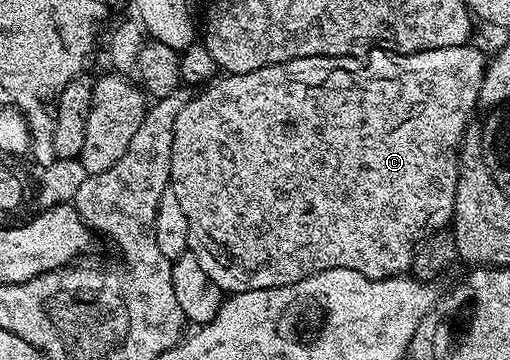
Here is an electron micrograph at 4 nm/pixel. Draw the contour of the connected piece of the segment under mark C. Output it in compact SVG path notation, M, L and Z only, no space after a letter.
M469 42L457 48L426 50L425 52L415 52L414 54L406 54L405 56L397 56L391 52L373 50L368 53L365 60L359 56L311 56L310 58L294 58L290 62L271 64L258 70L221 75L215 82L209 83L207 87L197 91L195 95L189 98L186 106L182 106L182 110L178 110L178 114L174 118L174 140L172 142L172 153L170 154L170 191L178 198L178 203L182 205L182 211L186 213L188 252L194 258L198 258L198 266L202 270L206 270L206 274L219 286L221 293L231 294L234 292L245 292L246 290L266 290L267 288L277 288L278 286L290 286L294 282L302 282L302 278L310 278L322 270L334 270L335 268L358 270L358 274L366 274L366 278L374 278L375 280L385 280L391 276L407 273L411 269L412 262L422 241L425 238L435 235L438 230L447 229L452 219L454 194L458 186L460 143L464 137L464 131L468 129L469 123L473 119L472 111L478 108L480 104L482 78L484 77L484 69L486 67L486 55L484 56L483 50L475 48L474 45L475 43Z

